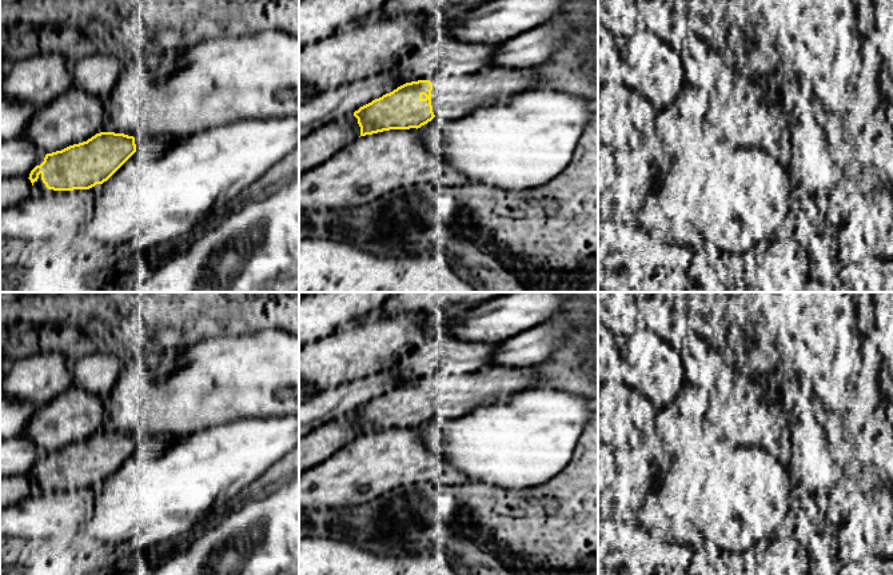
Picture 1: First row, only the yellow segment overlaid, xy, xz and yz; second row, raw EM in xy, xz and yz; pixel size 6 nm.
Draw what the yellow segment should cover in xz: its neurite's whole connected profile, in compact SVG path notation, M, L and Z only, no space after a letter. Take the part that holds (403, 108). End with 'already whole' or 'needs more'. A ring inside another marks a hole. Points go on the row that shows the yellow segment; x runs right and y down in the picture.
M482 68L473 75L449 79L436 85L436 108L431 105L432 83L418 80L406 83L390 93L360 107L354 112L360 127L360 136L372 135L390 129L420 128L434 117L458 120L485 105L505 104L511 96L539 88L541 77L531 69Z; needs more

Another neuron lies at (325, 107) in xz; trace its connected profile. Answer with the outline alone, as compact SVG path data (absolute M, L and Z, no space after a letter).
M380 73L314 95L299 105L299 140L323 124L354 113L372 100L392 92L398 85L396 73Z

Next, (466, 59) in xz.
M455 5L432 8L424 13L424 45L416 52L403 56L392 68L382 73L396 73L399 85L418 80L432 83L431 105L435 113L436 87L449 79L473 75L487 68L498 45L466 44L454 40L454 28L449 21L475 7Z

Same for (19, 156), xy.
M27 139L0 141L0 179L31 173L45 155Z

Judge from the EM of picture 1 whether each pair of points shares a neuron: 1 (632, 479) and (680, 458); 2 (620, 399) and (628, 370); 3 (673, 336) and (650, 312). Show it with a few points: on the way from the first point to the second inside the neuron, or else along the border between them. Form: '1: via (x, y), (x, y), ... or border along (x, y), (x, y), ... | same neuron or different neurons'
1: via (642, 467), (654, 455), (668, 455) | same neuron
2: border along (614, 376), (649, 400) | different neurons
3: via (669, 331), (656, 318) | same neuron

